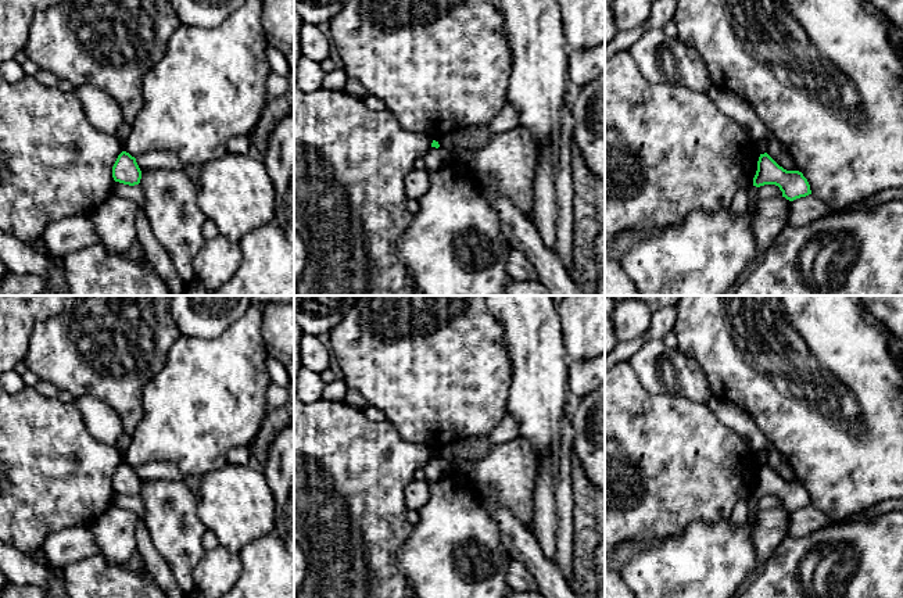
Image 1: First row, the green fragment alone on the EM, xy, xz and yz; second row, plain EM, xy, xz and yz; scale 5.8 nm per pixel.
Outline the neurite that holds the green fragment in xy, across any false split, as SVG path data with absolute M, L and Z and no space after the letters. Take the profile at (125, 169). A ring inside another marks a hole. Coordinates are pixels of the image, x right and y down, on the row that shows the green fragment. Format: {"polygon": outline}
{"polygon": "M122 151L112 166L112 178L115 182L123 185L139 185L141 179L141 171L136 162L136 158L129 153Z"}

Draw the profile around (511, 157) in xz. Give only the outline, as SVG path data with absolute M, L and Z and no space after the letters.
M516 126L497 133L477 148L458 147L452 143L452 136L437 142L472 176L494 176L502 194L533 219L538 146L527 129Z

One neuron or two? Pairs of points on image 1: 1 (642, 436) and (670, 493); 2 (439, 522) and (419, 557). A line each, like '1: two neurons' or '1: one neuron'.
1: one neuron
2: one neuron

